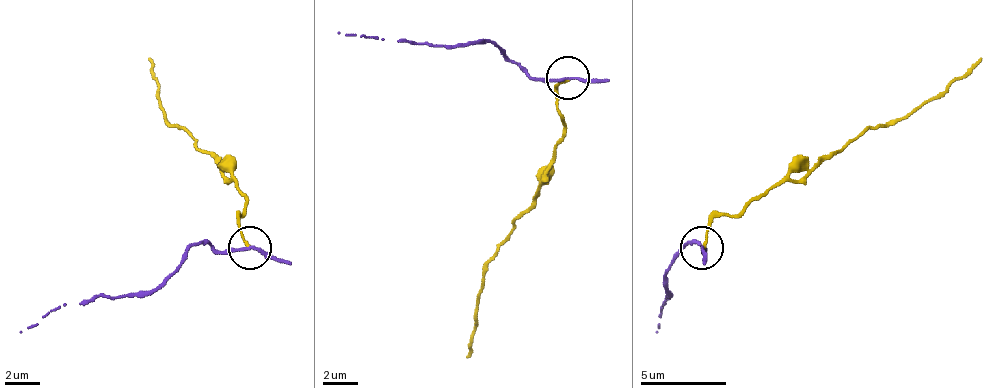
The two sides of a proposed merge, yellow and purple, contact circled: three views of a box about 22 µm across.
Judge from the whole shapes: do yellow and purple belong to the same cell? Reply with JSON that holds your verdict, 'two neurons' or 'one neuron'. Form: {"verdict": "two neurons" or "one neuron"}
{"verdict": "two neurons"}

